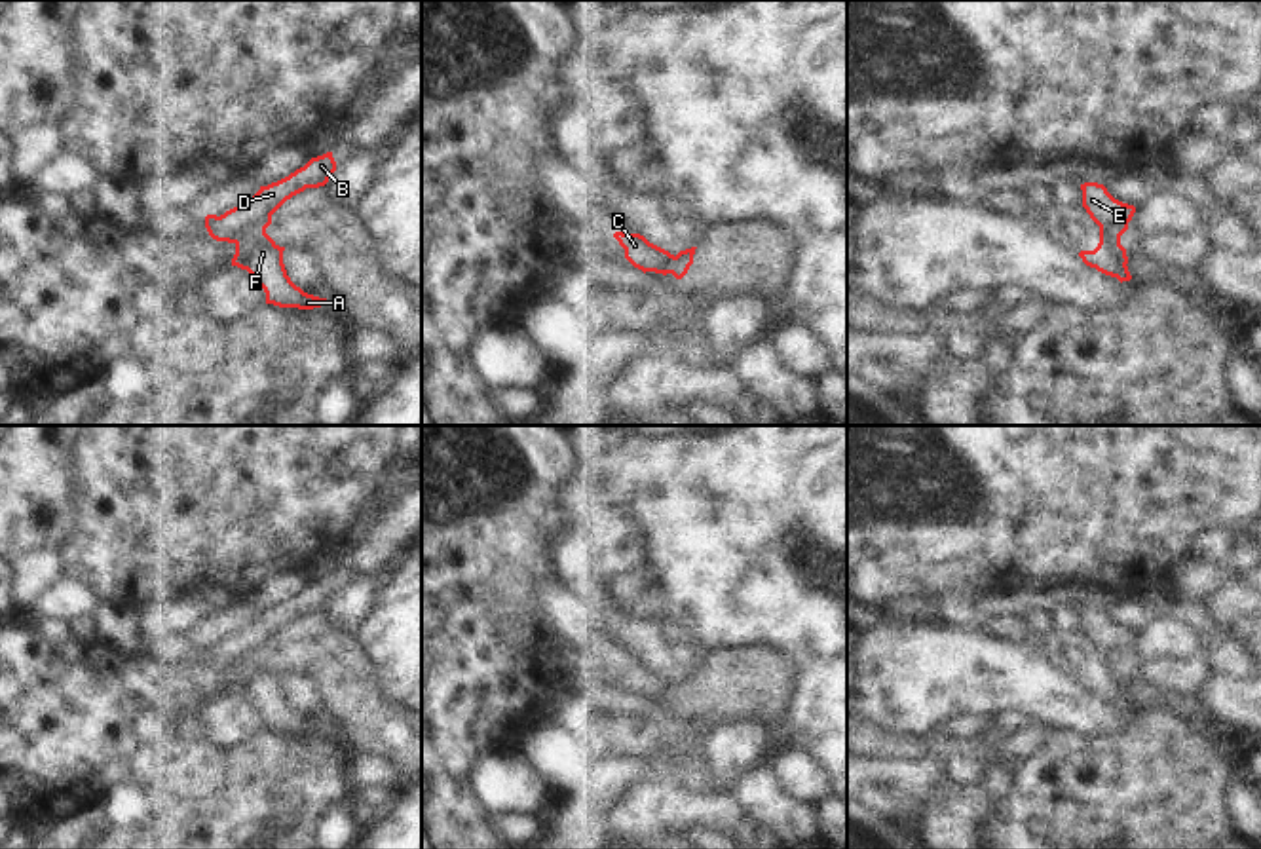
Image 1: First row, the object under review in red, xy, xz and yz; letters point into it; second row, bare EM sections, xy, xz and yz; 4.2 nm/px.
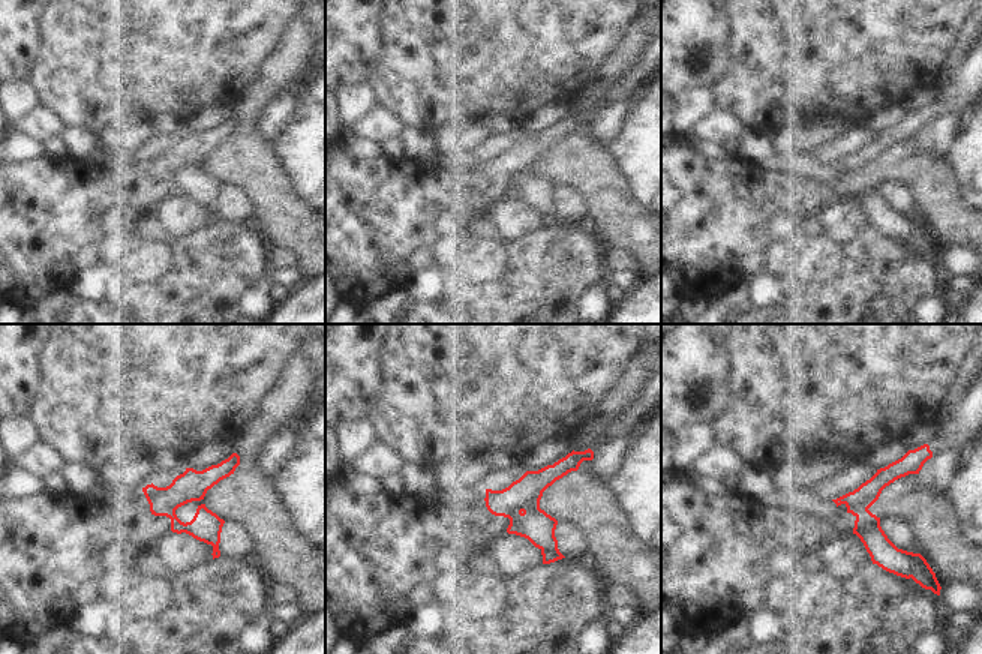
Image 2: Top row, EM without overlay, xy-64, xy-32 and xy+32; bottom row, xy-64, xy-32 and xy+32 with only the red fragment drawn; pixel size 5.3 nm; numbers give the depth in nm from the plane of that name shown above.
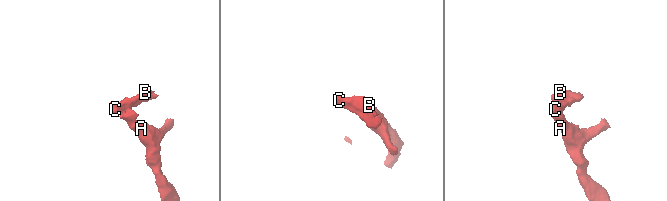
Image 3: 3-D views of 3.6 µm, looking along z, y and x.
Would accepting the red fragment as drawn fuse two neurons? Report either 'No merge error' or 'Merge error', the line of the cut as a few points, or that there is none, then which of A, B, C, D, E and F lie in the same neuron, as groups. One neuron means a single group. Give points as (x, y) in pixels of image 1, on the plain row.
Merge error. Split along xy (264, 654), (255, 654), (236, 669). Groups: A F / B C D E

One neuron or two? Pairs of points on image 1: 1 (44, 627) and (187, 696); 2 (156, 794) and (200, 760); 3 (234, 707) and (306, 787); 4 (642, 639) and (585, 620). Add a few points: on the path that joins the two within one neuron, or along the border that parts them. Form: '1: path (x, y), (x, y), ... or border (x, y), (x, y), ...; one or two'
1: border (29, 625), (48, 641), (73, 641); two
2: path (168, 783), (177, 773), (188, 772); one
3: border (264, 728), (230, 753); two
4: path (627, 639), (606, 620), (601, 620); one

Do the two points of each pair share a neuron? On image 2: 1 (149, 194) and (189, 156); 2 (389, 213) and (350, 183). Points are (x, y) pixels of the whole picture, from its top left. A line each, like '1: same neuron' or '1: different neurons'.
1: same neuron
2: same neuron

